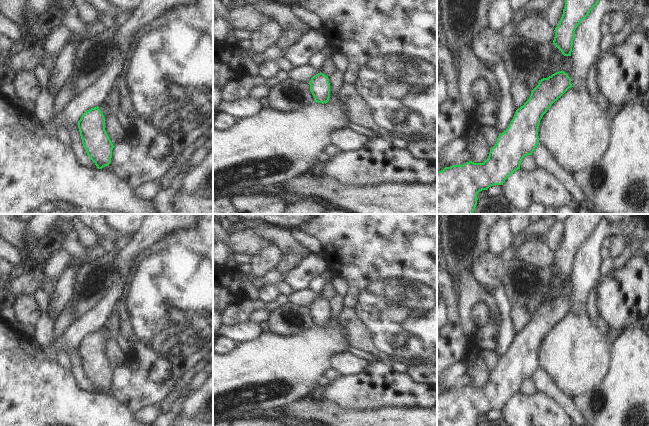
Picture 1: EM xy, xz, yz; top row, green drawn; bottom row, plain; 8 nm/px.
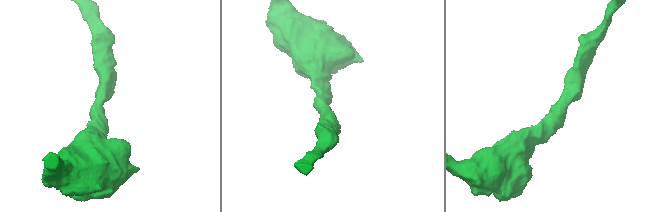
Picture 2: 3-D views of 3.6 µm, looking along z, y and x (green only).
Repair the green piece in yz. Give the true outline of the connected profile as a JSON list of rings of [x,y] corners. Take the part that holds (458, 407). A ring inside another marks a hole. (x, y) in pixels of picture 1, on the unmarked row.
[[[564,295],[541,303],[531,315],[529,323],[516,334],[508,352],[499,358],[495,370],[490,372],[489,380],[483,387],[469,385],[437,395],[437,426],[477,426],[480,415],[493,409],[503,409],[512,397],[520,393],[522,383],[532,379],[539,368],[538,352],[543,339],[571,311],[571,302]]]

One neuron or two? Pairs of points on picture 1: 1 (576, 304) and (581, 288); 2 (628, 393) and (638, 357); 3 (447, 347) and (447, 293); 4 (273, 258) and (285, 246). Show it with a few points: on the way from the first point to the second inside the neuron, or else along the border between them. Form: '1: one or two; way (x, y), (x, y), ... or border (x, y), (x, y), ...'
1: one; way (579, 300), (581, 292)
2: one; way (637, 384), (637, 366)
3: one; way (451, 334), (452, 306)
4: two; border (273, 243), (282, 255)

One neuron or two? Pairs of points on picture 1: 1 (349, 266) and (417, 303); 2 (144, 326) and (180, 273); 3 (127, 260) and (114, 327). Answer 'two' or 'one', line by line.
1: one
2: one
3: two

